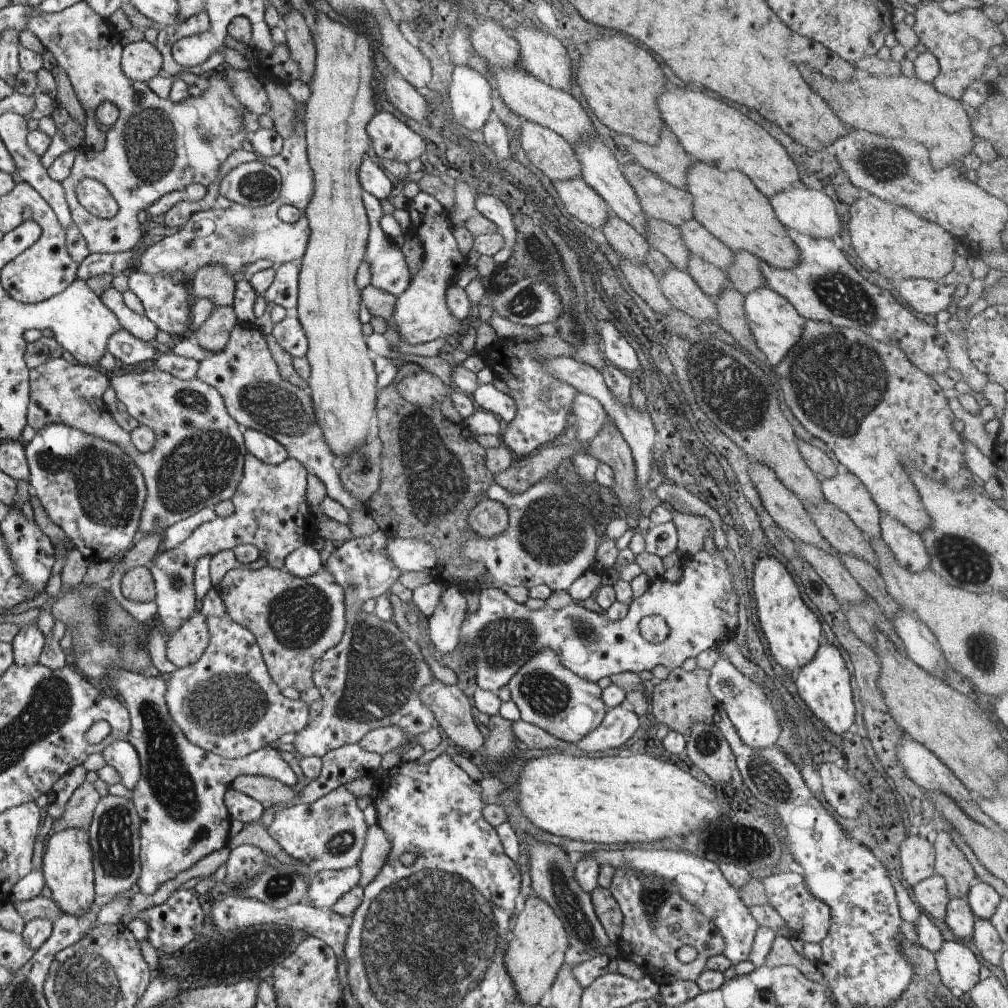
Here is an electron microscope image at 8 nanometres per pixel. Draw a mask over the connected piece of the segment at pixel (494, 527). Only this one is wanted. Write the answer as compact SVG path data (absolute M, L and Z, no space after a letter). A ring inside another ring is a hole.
M481 500L469 512L469 525L476 536L493 539L501 535L509 525L510 514L501 502Z

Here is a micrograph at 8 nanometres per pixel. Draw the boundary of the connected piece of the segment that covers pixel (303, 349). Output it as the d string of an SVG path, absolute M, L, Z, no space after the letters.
M296 315L287 316L277 322L271 332L278 344L291 354L292 357L307 356L309 350L308 337L305 335L304 326Z

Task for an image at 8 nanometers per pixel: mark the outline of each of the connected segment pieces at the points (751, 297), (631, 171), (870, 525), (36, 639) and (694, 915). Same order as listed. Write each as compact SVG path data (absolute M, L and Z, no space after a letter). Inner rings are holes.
M768 286L753 290L745 296L745 315L748 326L756 339L760 350L766 355L774 368L800 340L805 329L805 318L788 302Z
M638 162L626 164L622 170L648 218L677 227L693 219L693 198L687 190L668 184Z
M852 473L837 474L835 477L820 480L821 489L825 502L833 504L839 508L844 514L850 517L850 520L868 537L881 537L881 510L873 501L872 495L868 492L864 483Z
M30 624L20 628L14 638L13 658L16 665L34 666L39 662L42 651L45 650L45 638L37 624Z
M620 867L615 870L609 889L623 912L618 942L620 956L636 963L656 982L696 981L700 973L706 970L707 960L723 954L725 940L722 933L682 896L670 879L658 874L639 873L632 867ZM684 944L694 946L697 950L697 958L687 964L676 957L676 951Z

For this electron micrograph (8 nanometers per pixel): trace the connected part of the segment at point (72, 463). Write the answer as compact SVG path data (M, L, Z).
M56 423L35 432L34 438L26 443L26 457L29 462L31 491L40 499L50 520L64 530L66 536L87 559L110 561L131 548L144 512L148 488L144 474L124 449L90 436L80 429Z

